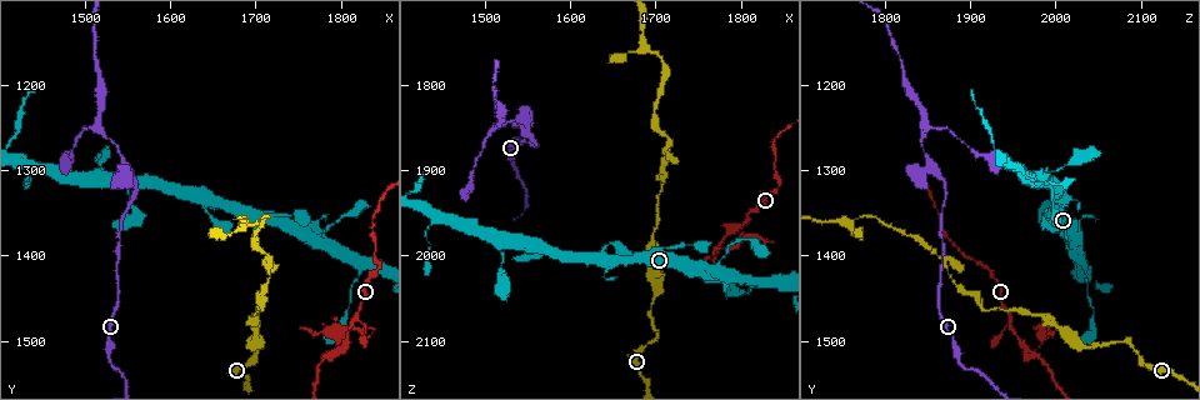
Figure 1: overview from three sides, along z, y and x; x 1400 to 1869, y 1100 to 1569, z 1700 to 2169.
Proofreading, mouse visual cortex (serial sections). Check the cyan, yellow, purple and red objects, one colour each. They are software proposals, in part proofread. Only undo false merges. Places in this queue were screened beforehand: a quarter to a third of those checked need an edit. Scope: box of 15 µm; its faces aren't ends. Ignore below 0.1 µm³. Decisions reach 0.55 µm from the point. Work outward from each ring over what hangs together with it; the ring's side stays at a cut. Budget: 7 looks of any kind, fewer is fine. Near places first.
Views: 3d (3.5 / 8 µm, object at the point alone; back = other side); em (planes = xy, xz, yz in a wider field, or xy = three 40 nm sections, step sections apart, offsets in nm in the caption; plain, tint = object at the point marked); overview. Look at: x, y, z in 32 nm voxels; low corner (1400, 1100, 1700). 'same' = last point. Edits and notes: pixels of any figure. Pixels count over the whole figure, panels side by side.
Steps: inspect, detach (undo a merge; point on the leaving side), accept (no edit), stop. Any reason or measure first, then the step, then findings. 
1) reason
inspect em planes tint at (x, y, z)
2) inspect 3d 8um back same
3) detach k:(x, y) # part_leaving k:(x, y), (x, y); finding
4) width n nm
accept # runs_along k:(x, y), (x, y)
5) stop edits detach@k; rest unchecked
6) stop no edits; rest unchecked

three arms meet
inspect 3d 3.5um at (1800, 1515, 1965)

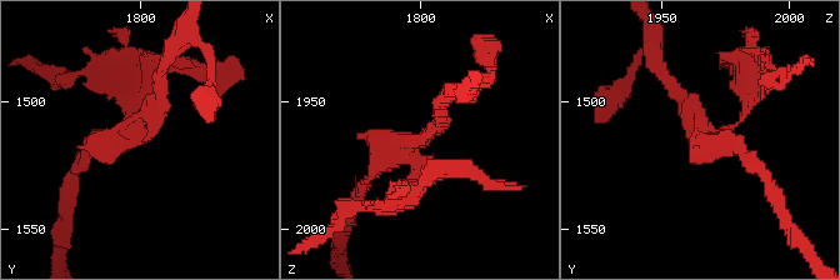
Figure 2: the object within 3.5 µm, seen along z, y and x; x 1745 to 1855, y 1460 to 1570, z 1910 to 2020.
arms 3; arm_widths 100, 150, 200 nm; shape alone is not enough
inspect em xy step 5 tint at (1796, 1516, 1967)

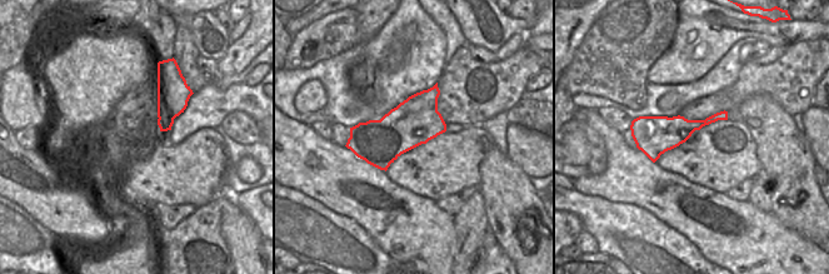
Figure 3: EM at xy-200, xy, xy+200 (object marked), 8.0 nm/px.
detach 2:(139, 91) # border 3:(705, 119), (712, 121); two cells meet here

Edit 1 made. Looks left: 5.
narrows sharply
inspect 3d 3.5um at (1715, 1395, 1860)

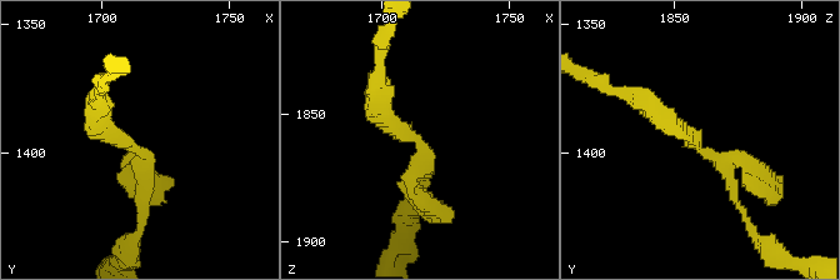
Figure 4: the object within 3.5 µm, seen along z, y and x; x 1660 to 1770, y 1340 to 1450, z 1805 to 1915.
shape alone is not enough
inspect em xy step 1 plain at (1713, 1398, 1860)

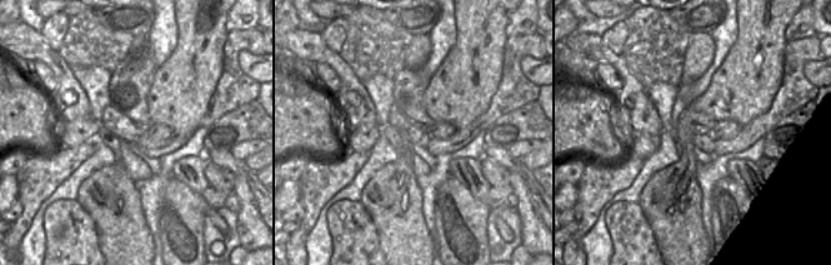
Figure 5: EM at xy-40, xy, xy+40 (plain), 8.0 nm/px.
inspect em xy step 1 tint same

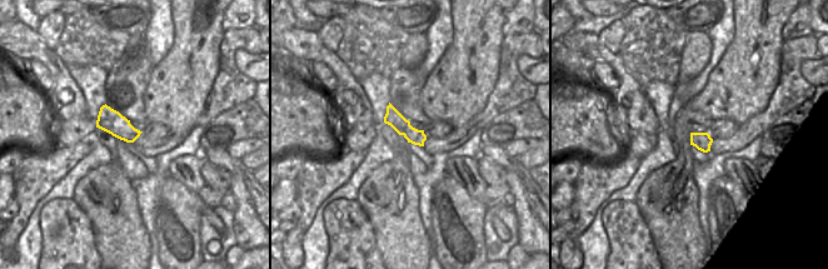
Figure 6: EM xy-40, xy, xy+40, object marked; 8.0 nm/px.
accept # runs_along 6:(389, 109), (393, 116), (420, 142); continuous, no second cell

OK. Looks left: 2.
thin arm on a thick one
inspect 3d 3.5um at (1765, 1380, 2020)

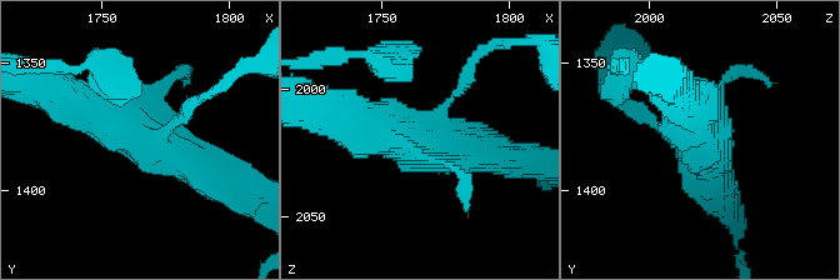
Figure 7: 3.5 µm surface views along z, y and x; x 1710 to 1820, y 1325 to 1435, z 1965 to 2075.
inspect em xy step 5 tint at (1768, 1380, 2016)

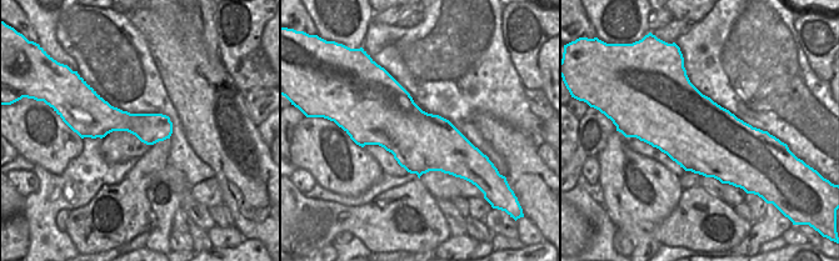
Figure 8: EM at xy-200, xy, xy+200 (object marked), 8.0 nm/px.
accept # runs_along 7:(60, 93), (198, 165); all the same cell

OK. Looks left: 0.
stop edits detach@2; rest unchecked

